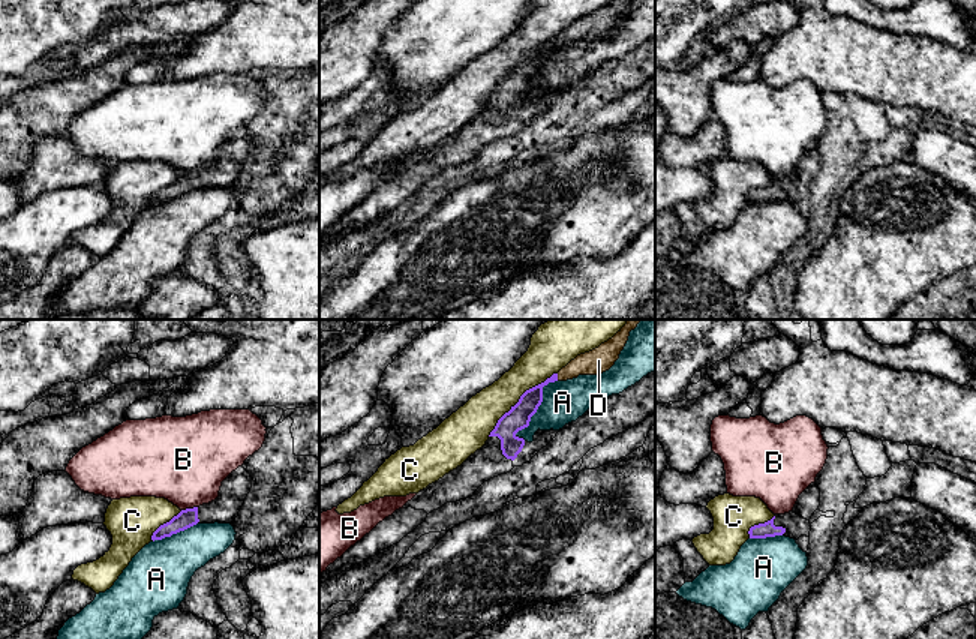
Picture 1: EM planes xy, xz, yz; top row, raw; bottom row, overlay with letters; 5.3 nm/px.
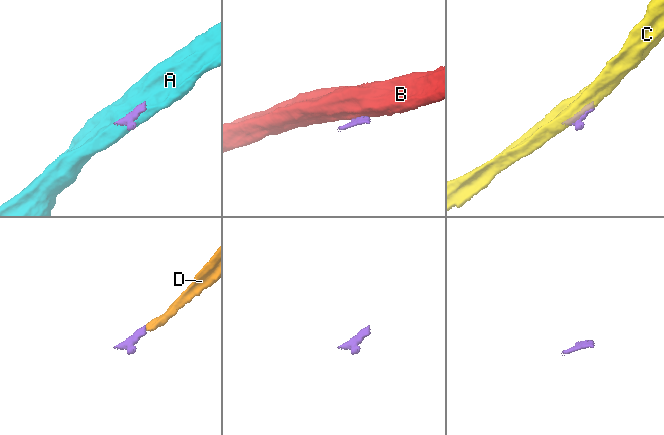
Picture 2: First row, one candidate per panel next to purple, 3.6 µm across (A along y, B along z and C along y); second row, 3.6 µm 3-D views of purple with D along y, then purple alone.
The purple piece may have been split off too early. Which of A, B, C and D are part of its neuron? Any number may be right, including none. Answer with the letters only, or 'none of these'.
D

